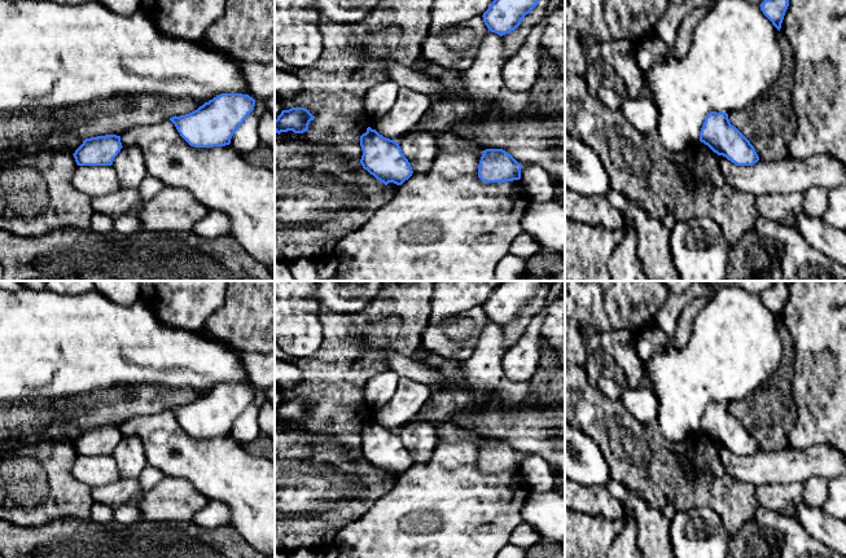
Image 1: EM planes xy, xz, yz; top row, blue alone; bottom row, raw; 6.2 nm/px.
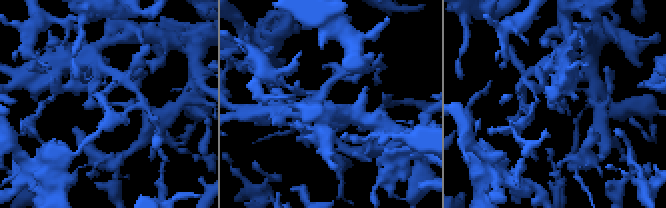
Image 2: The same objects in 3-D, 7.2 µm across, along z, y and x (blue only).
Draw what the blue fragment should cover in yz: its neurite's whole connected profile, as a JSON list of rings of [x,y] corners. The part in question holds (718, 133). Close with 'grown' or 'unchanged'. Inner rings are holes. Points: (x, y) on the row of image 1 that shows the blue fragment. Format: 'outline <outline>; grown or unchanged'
outline [[[711,111],[705,118],[700,141],[737,166],[753,166],[759,157],[750,141],[731,124],[727,113]]]; unchanged

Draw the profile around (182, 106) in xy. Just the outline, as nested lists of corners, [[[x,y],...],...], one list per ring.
[[[148,95],[93,102],[63,119],[66,126],[51,135],[49,144],[69,133],[82,140],[105,135],[120,136],[132,127],[155,124],[175,115],[189,114],[203,104]]]

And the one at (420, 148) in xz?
[[[408,132],[398,139],[398,144],[413,173],[430,170],[433,161],[442,151],[437,136],[430,132]]]

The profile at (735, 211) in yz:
[[[565,71],[565,131],[597,153],[610,189],[635,201],[653,218],[672,214],[678,221],[710,218],[720,227],[726,241],[733,246],[754,229],[759,218],[757,195],[733,189],[719,171],[716,157],[703,142],[683,151],[665,149],[656,132],[645,136],[635,129],[619,110],[610,110],[588,92],[586,79]]]

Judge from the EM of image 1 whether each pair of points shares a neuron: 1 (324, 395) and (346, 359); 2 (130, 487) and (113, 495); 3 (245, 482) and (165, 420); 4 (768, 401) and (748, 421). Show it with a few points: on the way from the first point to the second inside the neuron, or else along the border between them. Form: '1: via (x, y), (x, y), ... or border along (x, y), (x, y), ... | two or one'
1: via (329, 386), (340, 368) | one
2: via (126, 491), (117, 493) | one
3: via (223, 470), (197, 460), (179, 442) | one
4: via (763, 407), (753, 416) | one

